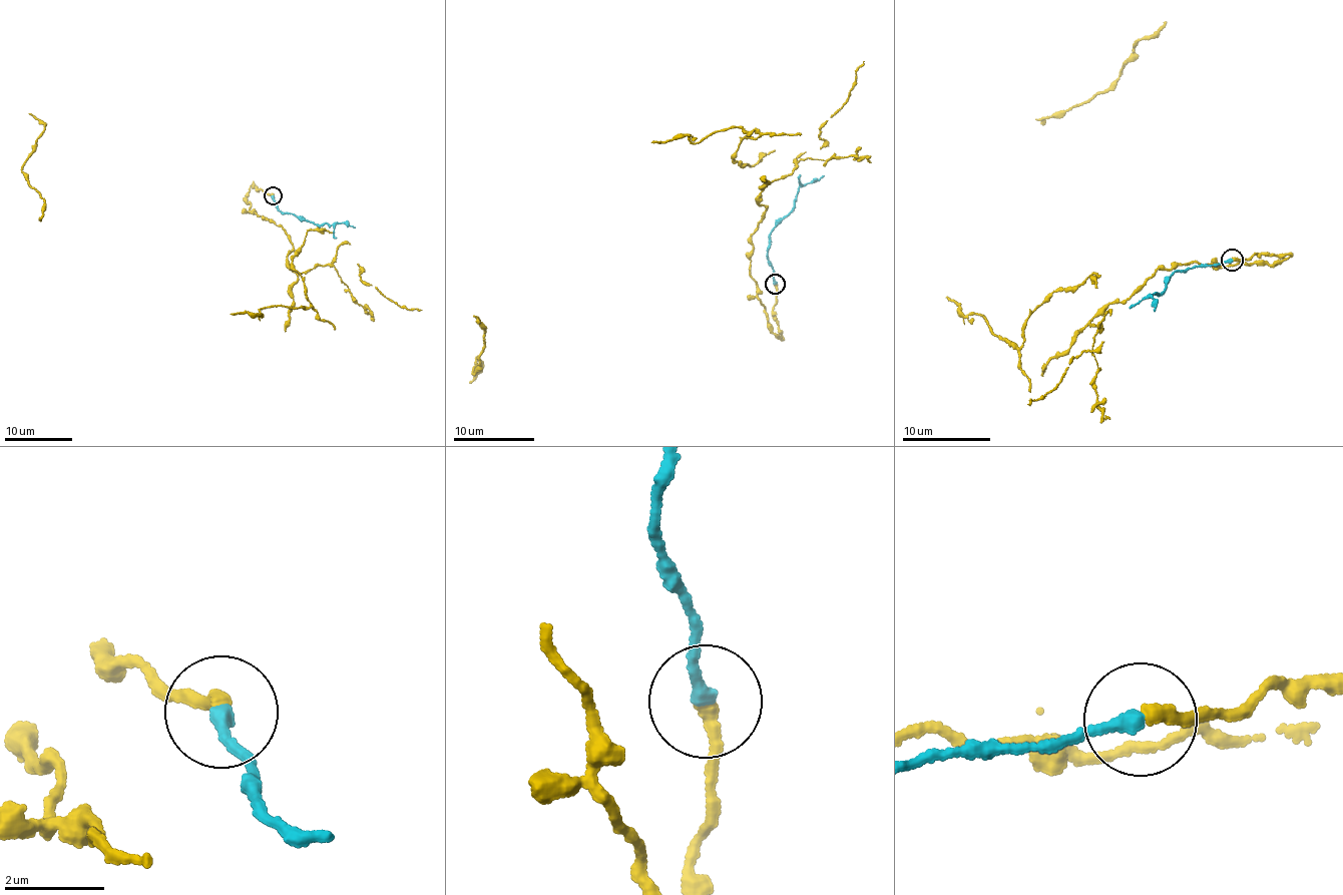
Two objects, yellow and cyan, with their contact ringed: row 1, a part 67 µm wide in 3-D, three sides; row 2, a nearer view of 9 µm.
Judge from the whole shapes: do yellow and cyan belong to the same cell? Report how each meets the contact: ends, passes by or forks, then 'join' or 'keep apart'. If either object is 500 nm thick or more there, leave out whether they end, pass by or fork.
yellow ends there; cyan ends there; join

